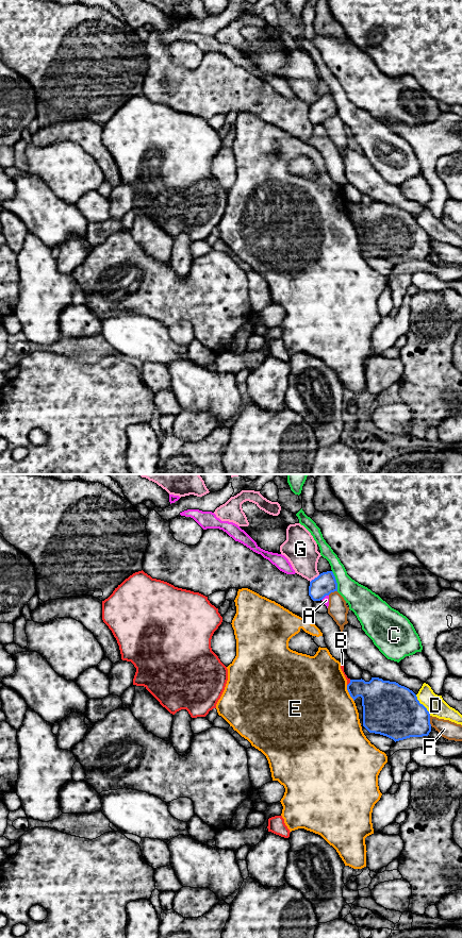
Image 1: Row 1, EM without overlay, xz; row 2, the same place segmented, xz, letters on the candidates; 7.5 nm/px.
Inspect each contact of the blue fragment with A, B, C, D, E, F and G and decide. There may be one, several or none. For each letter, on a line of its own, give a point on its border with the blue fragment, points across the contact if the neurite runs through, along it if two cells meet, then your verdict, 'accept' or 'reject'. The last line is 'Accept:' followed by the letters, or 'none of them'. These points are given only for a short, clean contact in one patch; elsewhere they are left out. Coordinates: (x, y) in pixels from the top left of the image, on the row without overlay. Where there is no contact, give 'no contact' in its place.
A: meets blue in xz at (325, 119); border along xz (328, 118), (322, 123); reject
B: meets blue in xz at (349, 206); reject
C: meets blue in xz at (335, 104); reject
D: meets blue in xz at (423, 229); reject
E: meets blue in xz at (349, 217); reject
F: meets blue in xz at (429, 245); reject
G: meets blue in xz at (315, 101); reject
Accept: none of them

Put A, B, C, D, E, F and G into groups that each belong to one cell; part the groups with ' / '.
A F / B / C / D / E / G

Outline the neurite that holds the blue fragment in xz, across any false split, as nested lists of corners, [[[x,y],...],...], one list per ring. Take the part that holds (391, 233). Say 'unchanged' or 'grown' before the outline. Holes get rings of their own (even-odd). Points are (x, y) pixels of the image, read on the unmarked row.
unchanged; [[[372,201],[369,205],[362,202],[350,203],[347,214],[353,224],[358,220],[362,221],[363,250],[369,256],[386,259],[396,266],[410,261],[428,259],[431,255],[430,237],[427,232],[419,227],[412,214],[396,205],[379,201]]]

